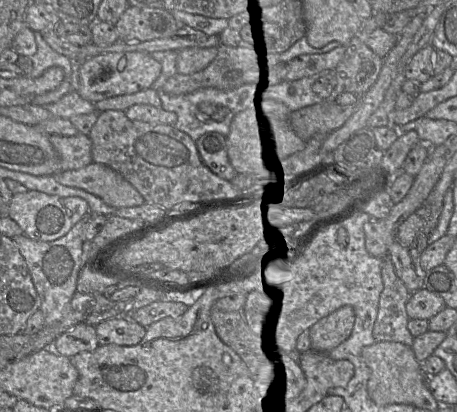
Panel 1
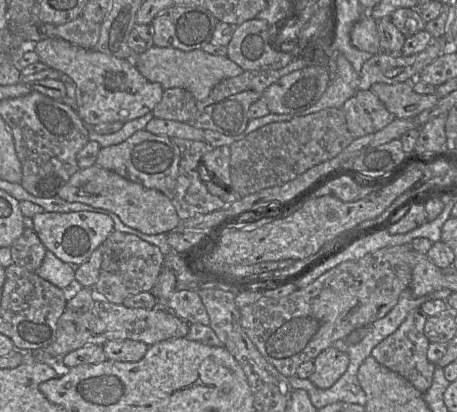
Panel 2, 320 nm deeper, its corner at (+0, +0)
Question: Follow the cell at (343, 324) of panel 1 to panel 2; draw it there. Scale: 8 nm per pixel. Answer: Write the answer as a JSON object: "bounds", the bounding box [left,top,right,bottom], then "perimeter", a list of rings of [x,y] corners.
{"bounds":[309,346,349,389],"perimeter":[[[331,346],[323,350],[313,362],[314,371],[309,379],[316,387],[327,389],[334,385],[346,372],[349,365],[349,356]]]}

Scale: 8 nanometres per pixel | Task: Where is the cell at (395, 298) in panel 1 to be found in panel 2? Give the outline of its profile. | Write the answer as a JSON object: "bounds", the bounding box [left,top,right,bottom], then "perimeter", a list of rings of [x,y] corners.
{"bounds":[371,307,436,393],"perimeter":[[[418,307],[411,310],[397,330],[375,346],[371,356],[381,365],[399,374],[409,381],[421,393],[425,393],[432,384],[436,364],[429,361],[427,350],[430,341],[424,334],[428,316]]]}

